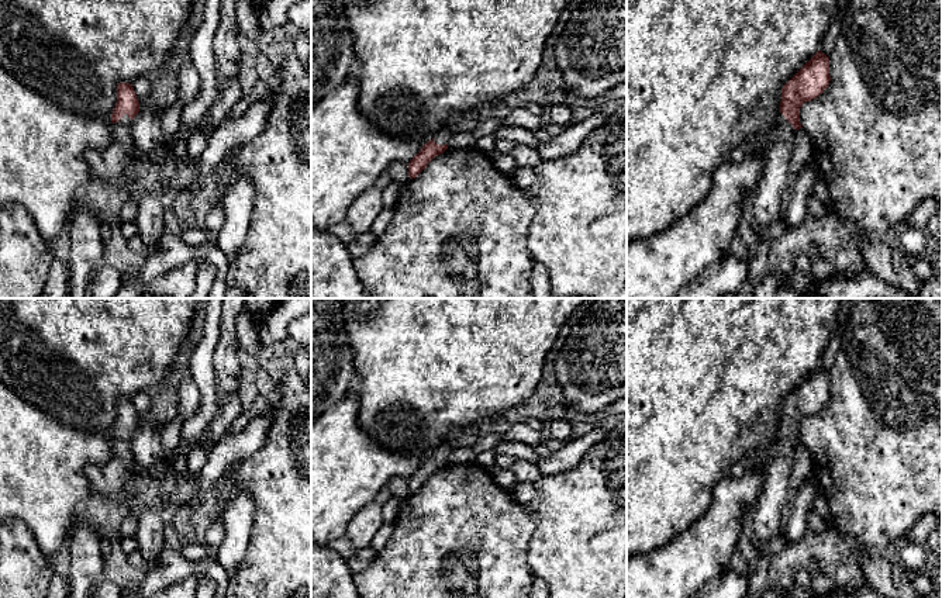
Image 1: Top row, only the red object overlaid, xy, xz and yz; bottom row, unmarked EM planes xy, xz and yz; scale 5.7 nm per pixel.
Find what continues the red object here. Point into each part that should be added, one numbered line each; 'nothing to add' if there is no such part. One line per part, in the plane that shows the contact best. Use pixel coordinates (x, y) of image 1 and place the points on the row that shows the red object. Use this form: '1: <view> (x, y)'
1: xy (116, 163)

